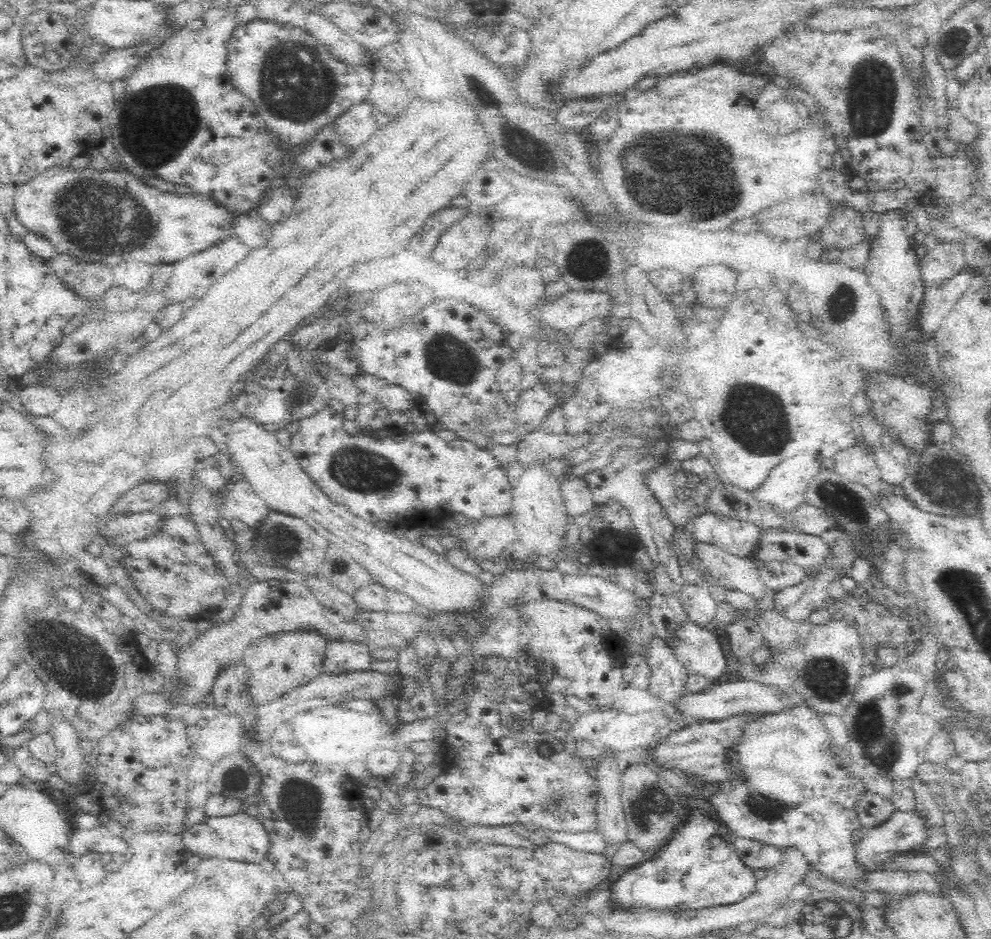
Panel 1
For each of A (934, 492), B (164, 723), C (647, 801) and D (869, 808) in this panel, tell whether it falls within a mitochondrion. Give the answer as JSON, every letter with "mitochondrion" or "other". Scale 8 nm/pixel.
{"A":"mitochondrion","B":"other","C":"mitochondrion","D":"other"}

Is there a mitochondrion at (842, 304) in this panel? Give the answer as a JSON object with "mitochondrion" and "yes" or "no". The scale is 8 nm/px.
{"mitochondrion":"yes"}

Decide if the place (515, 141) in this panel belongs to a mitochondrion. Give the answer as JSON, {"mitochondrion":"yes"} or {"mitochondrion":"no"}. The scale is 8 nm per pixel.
{"mitochondrion":"yes"}

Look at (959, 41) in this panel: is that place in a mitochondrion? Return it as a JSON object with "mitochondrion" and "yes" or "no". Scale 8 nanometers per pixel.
{"mitochondrion":"yes"}

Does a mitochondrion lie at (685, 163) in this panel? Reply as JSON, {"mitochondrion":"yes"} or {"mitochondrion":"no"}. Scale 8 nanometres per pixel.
{"mitochondrion":"yes"}

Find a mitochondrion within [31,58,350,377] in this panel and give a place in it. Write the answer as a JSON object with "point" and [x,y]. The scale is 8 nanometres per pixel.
{"point":[94,218]}

